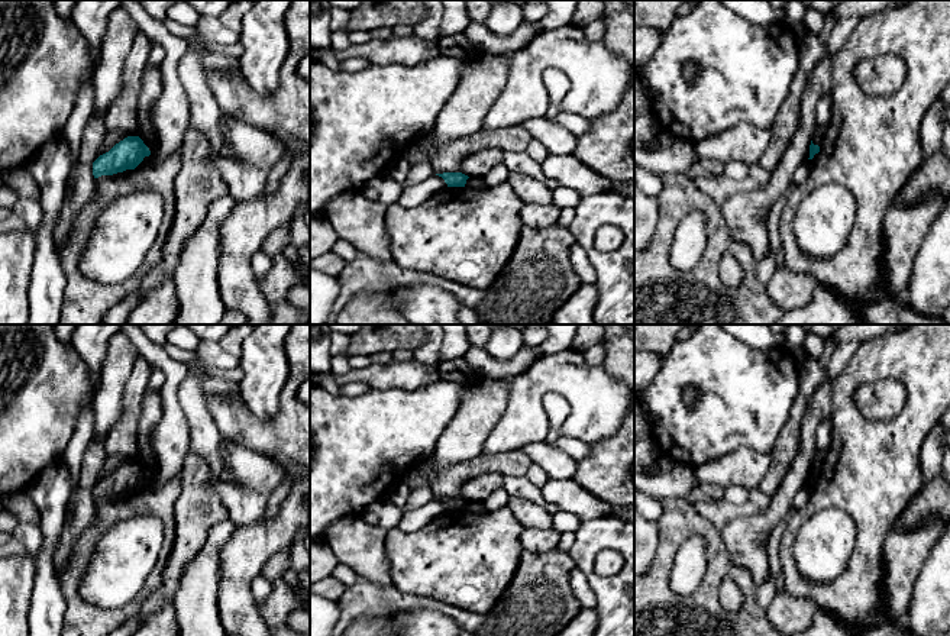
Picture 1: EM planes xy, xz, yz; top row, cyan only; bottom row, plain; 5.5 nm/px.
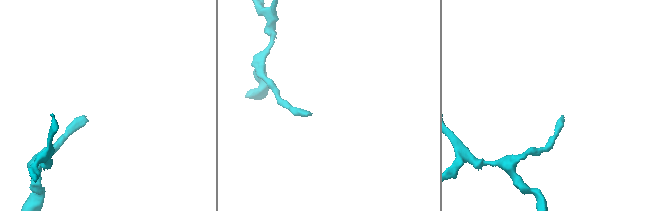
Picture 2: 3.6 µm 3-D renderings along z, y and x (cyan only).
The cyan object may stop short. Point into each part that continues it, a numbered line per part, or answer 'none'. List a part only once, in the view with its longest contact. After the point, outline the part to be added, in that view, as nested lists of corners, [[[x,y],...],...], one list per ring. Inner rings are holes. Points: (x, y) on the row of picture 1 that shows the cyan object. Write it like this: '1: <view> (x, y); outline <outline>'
none

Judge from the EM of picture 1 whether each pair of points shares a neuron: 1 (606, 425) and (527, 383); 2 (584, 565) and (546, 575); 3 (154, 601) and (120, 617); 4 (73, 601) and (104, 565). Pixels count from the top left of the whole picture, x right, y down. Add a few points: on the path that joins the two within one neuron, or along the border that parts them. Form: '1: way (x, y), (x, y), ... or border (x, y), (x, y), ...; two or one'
1: way (587, 406), (564, 383), (546, 383); one
2: border (568, 554), (577, 567); two
3: border (161, 580), (141, 609), (126, 620); two
4: border (89, 561), (81, 572), (80, 594), (110, 609); two

